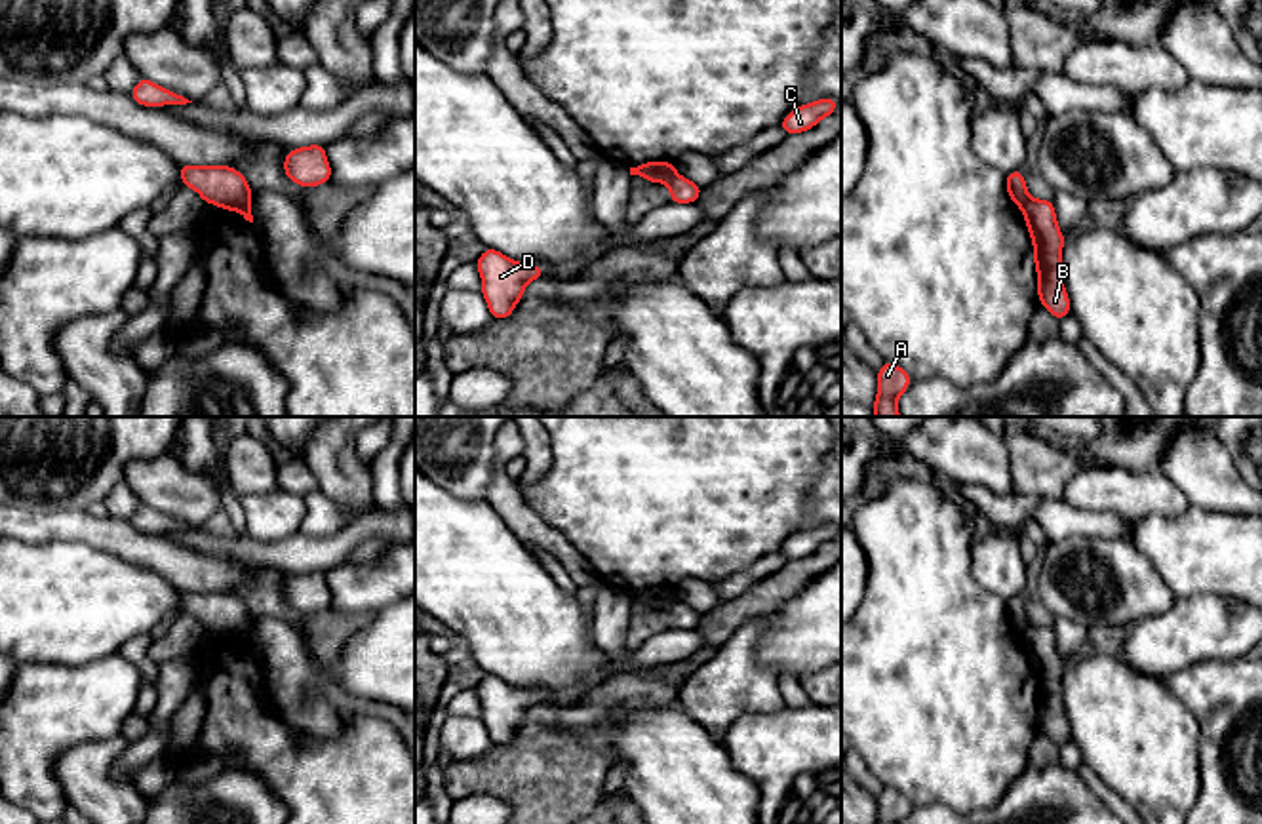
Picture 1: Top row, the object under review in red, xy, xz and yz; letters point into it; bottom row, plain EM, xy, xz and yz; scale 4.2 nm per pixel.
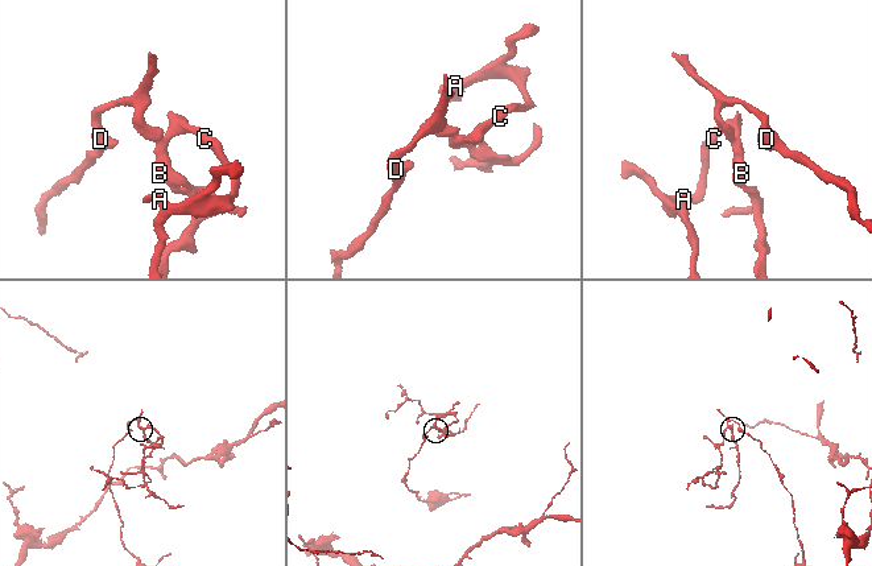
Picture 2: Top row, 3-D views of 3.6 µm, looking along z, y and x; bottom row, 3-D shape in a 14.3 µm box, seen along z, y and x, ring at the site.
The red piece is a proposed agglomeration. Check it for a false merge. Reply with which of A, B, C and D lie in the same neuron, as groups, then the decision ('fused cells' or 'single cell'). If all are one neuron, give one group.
A B C / D; fused cells

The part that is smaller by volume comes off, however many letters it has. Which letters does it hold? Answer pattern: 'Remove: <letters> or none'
Remove: A, B, C

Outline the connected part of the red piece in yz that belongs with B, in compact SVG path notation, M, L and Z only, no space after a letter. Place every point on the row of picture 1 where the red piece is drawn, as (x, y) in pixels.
M1030 198L1022 206L1024 221L1034 242L1034 263L1037 270L1039 304L1056 320L1070 314L1070 297L1064 289L1062 245L1053 200Z

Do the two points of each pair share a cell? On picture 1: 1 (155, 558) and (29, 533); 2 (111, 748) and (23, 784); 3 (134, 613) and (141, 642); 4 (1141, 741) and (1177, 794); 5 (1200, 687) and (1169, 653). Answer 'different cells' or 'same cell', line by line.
1: same cell
2: different cells
3: different cells
4: same cell
5: different cells

